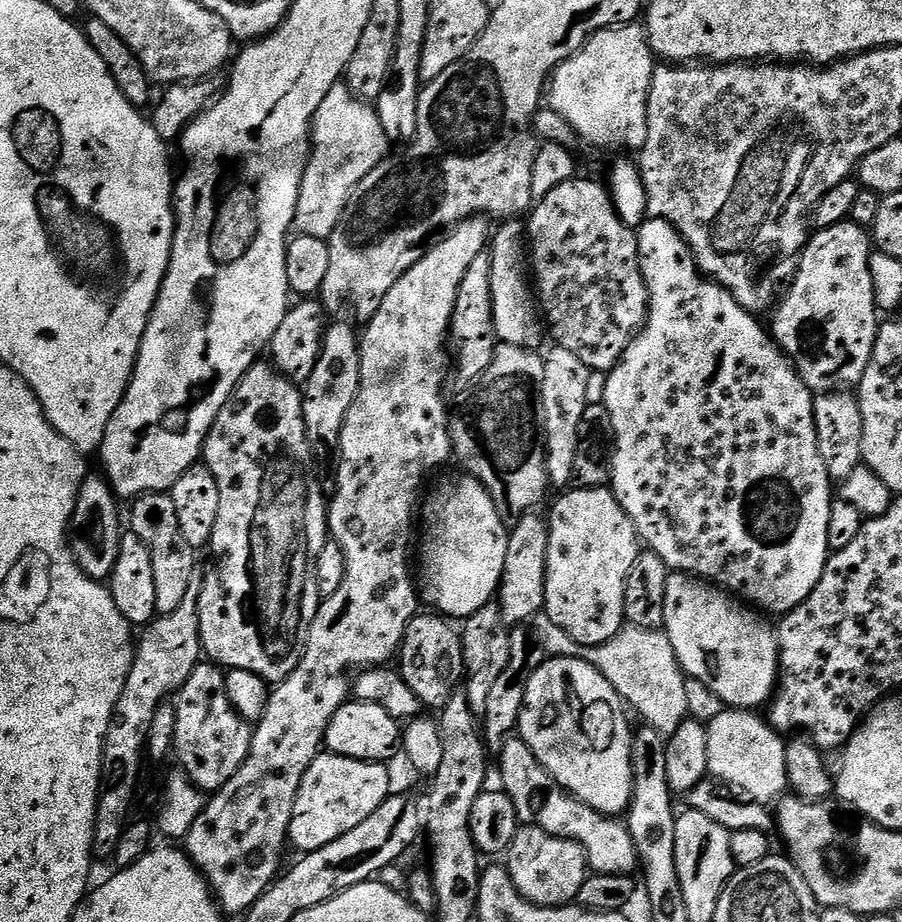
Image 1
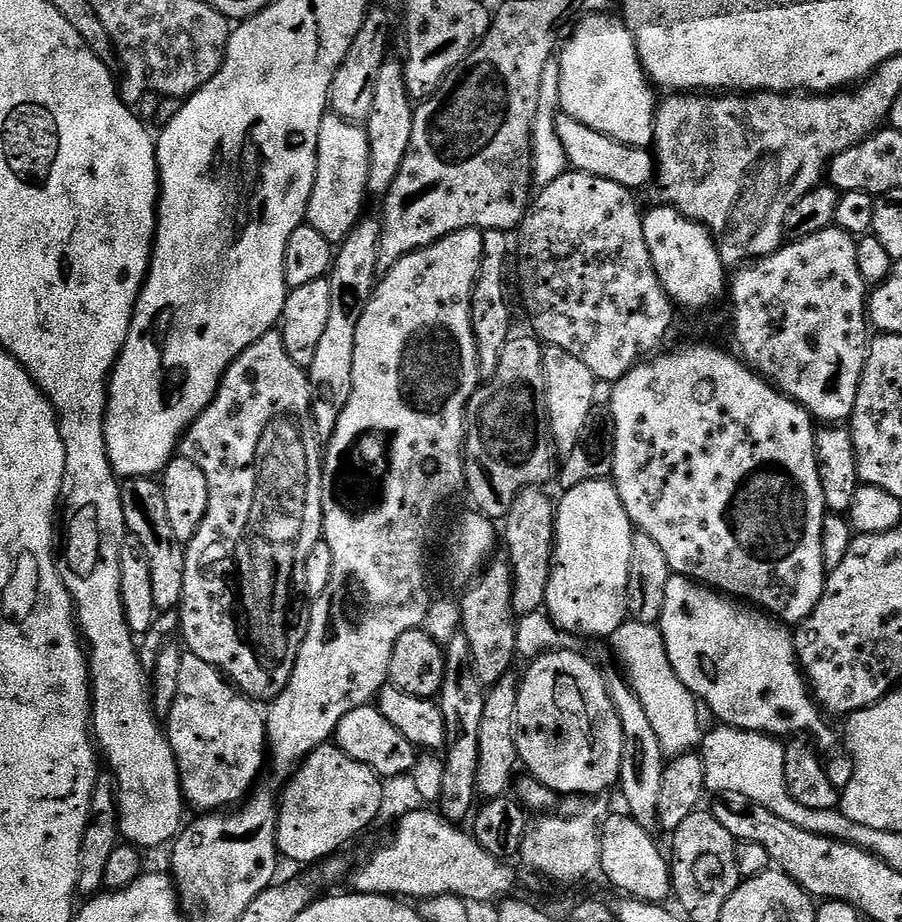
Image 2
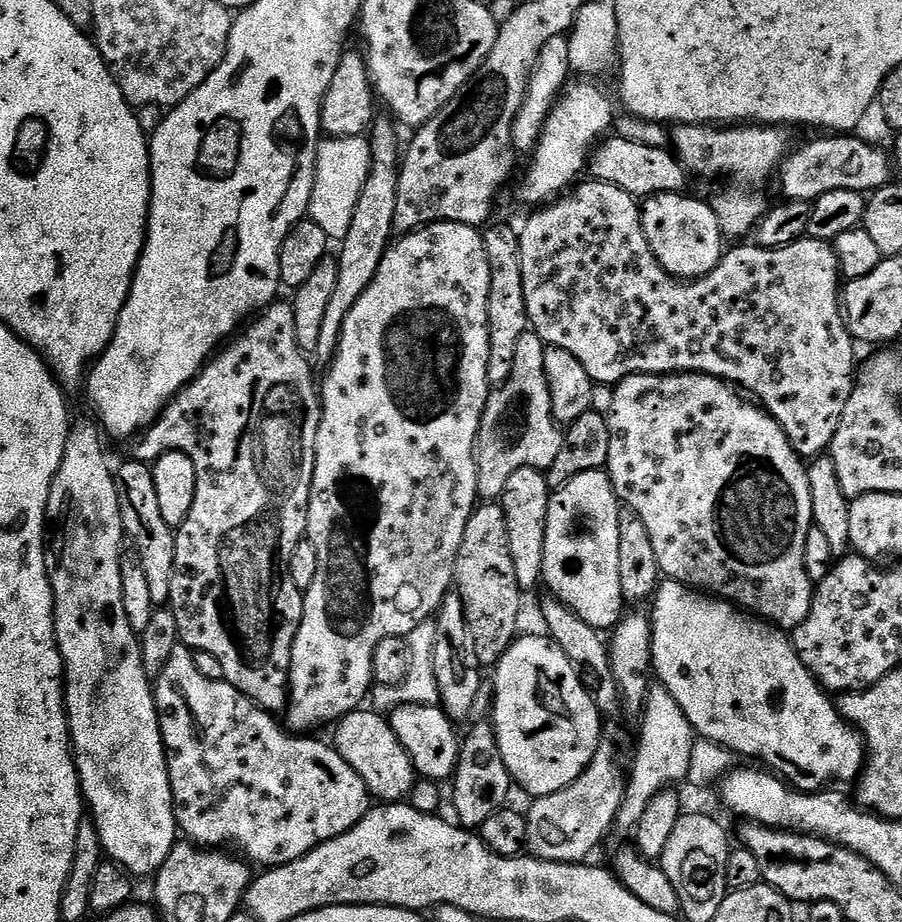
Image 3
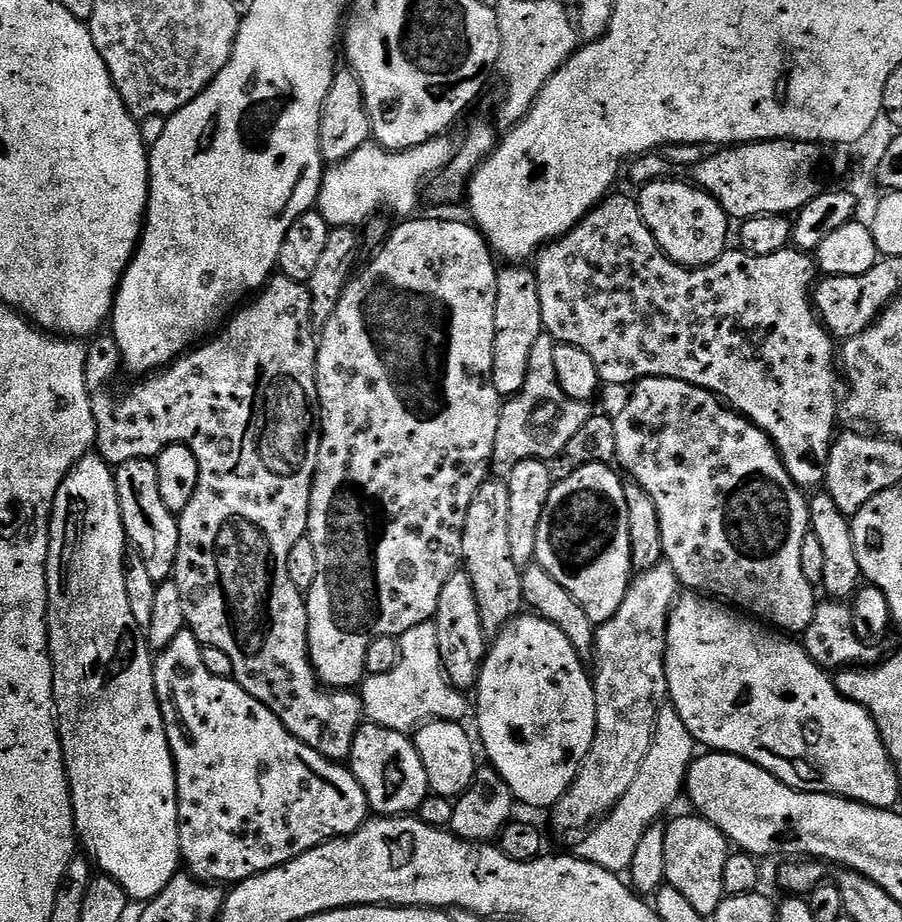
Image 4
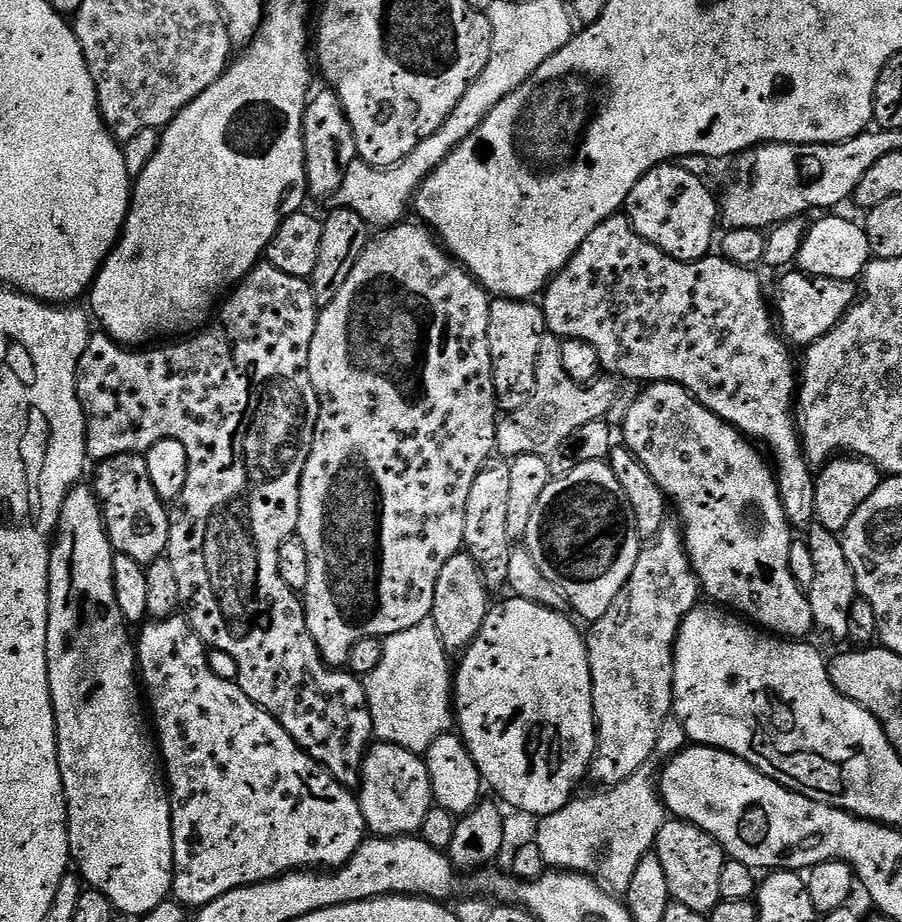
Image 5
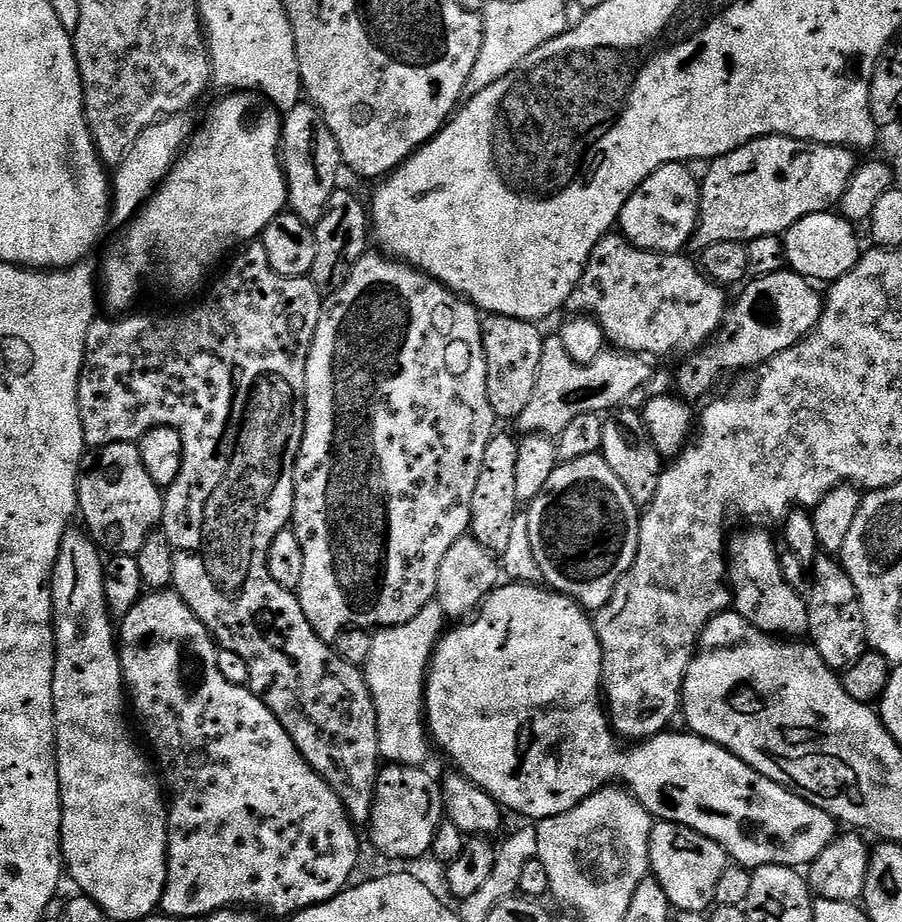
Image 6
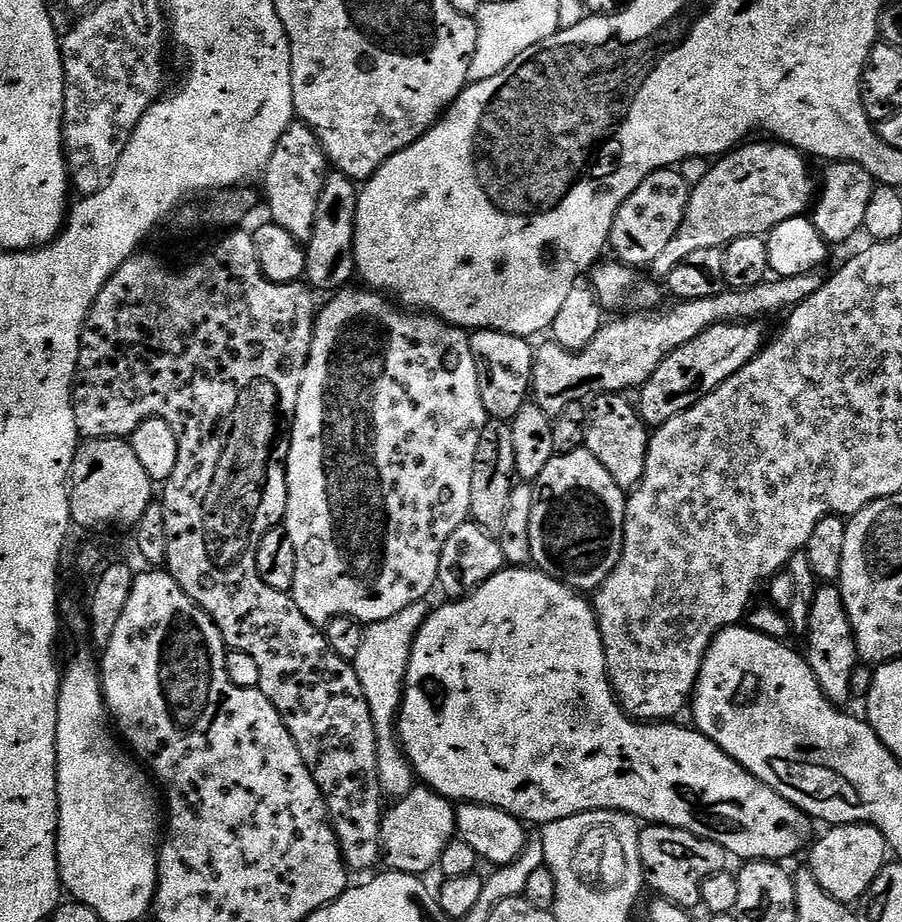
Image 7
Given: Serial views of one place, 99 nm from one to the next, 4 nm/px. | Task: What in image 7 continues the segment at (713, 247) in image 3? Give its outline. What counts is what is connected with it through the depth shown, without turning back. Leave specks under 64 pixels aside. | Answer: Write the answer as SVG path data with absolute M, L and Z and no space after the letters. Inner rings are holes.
M675 167L659 168L644 179L642 186L638 186L638 190L634 190L634 194L622 202L614 218L610 248L616 251L615 259L637 270L643 269L643 264L644 267L651 266L658 254L678 234L686 214L689 193L690 184Z

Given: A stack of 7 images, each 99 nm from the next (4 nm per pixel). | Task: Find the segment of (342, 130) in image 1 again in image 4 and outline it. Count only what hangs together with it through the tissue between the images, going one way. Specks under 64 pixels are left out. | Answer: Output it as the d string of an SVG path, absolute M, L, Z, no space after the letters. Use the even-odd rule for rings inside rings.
M447 135L436 136L422 146L401 152L388 152L372 142L365 144L348 156L348 176L325 175L318 201L322 218L332 228L359 229L379 213L376 212L379 208L400 216L396 218L411 217L420 198L420 187L427 185L452 161L454 144L448 139Z

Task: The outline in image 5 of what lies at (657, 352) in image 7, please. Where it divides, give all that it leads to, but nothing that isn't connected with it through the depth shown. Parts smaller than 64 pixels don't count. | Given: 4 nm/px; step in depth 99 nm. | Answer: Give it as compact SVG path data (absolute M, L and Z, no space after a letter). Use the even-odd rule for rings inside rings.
M545 334L542 338L542 350L538 354L538 366L536 367L536 389L526 402L518 410L501 415L496 426L496 452L504 455L504 458L515 458L522 454L534 454L535 456L547 457L554 454L554 449L560 445L565 438L570 438L578 426L586 426L586 422L603 420L609 414L608 411L616 404L616 384L612 378L597 378L590 384L580 384L566 372L566 366L562 364L560 353L560 340L551 334Z

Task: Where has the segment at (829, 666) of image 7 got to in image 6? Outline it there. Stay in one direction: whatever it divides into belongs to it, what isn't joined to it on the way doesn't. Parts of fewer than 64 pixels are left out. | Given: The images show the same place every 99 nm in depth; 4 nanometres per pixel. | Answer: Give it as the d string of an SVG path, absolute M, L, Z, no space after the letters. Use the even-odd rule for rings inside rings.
M820 554L810 567L810 583L806 593L808 602L807 639L813 648L822 654L822 662L833 670L843 670L854 666L858 658L869 651L866 622L862 614L862 606L858 598L858 590L854 590L854 582L850 582L850 574L846 574L843 563L835 555Z

